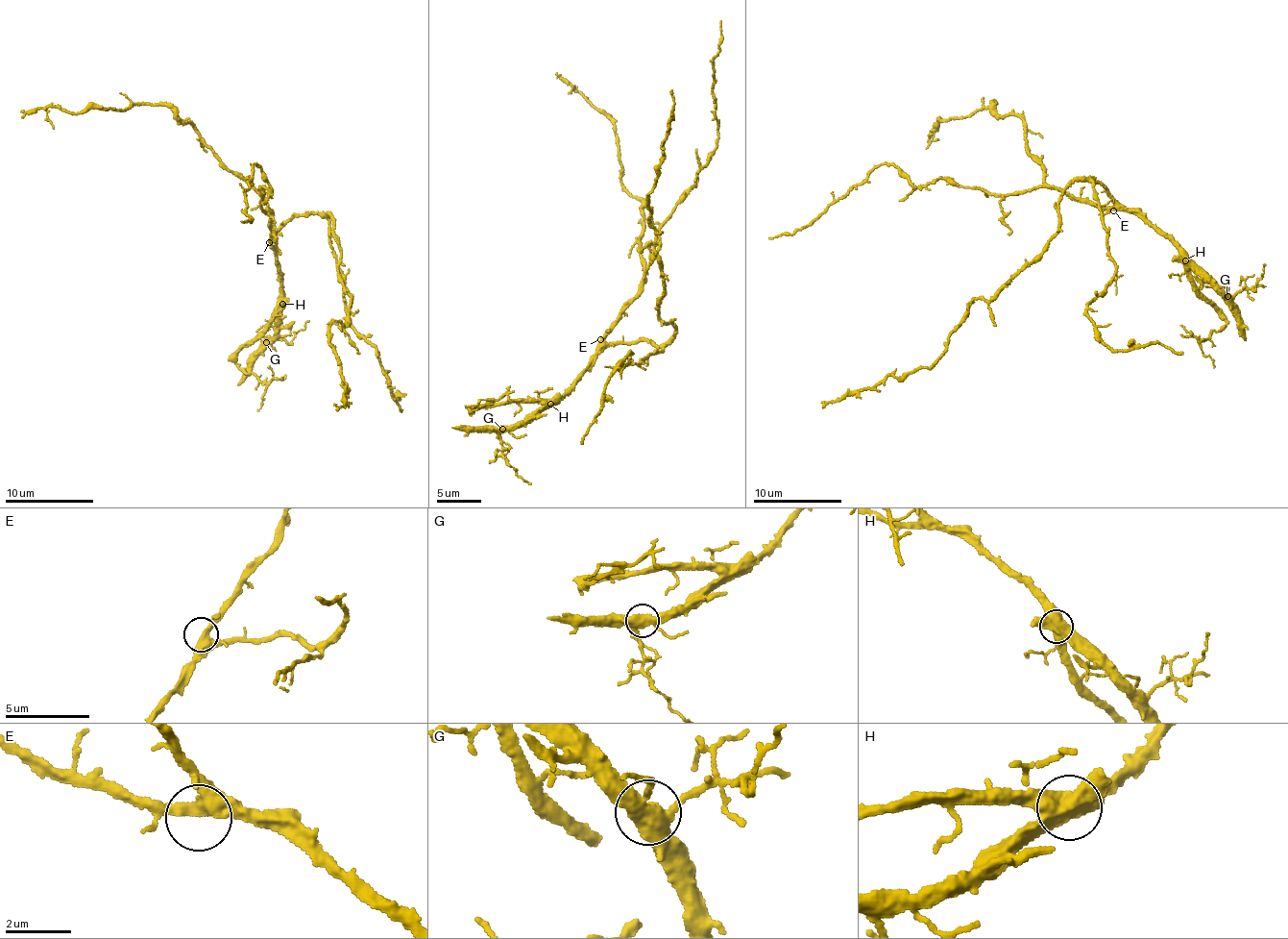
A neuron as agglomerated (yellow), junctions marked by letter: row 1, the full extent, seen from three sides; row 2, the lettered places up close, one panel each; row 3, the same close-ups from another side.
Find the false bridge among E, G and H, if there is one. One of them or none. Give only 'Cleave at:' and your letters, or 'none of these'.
Cleave at: H

